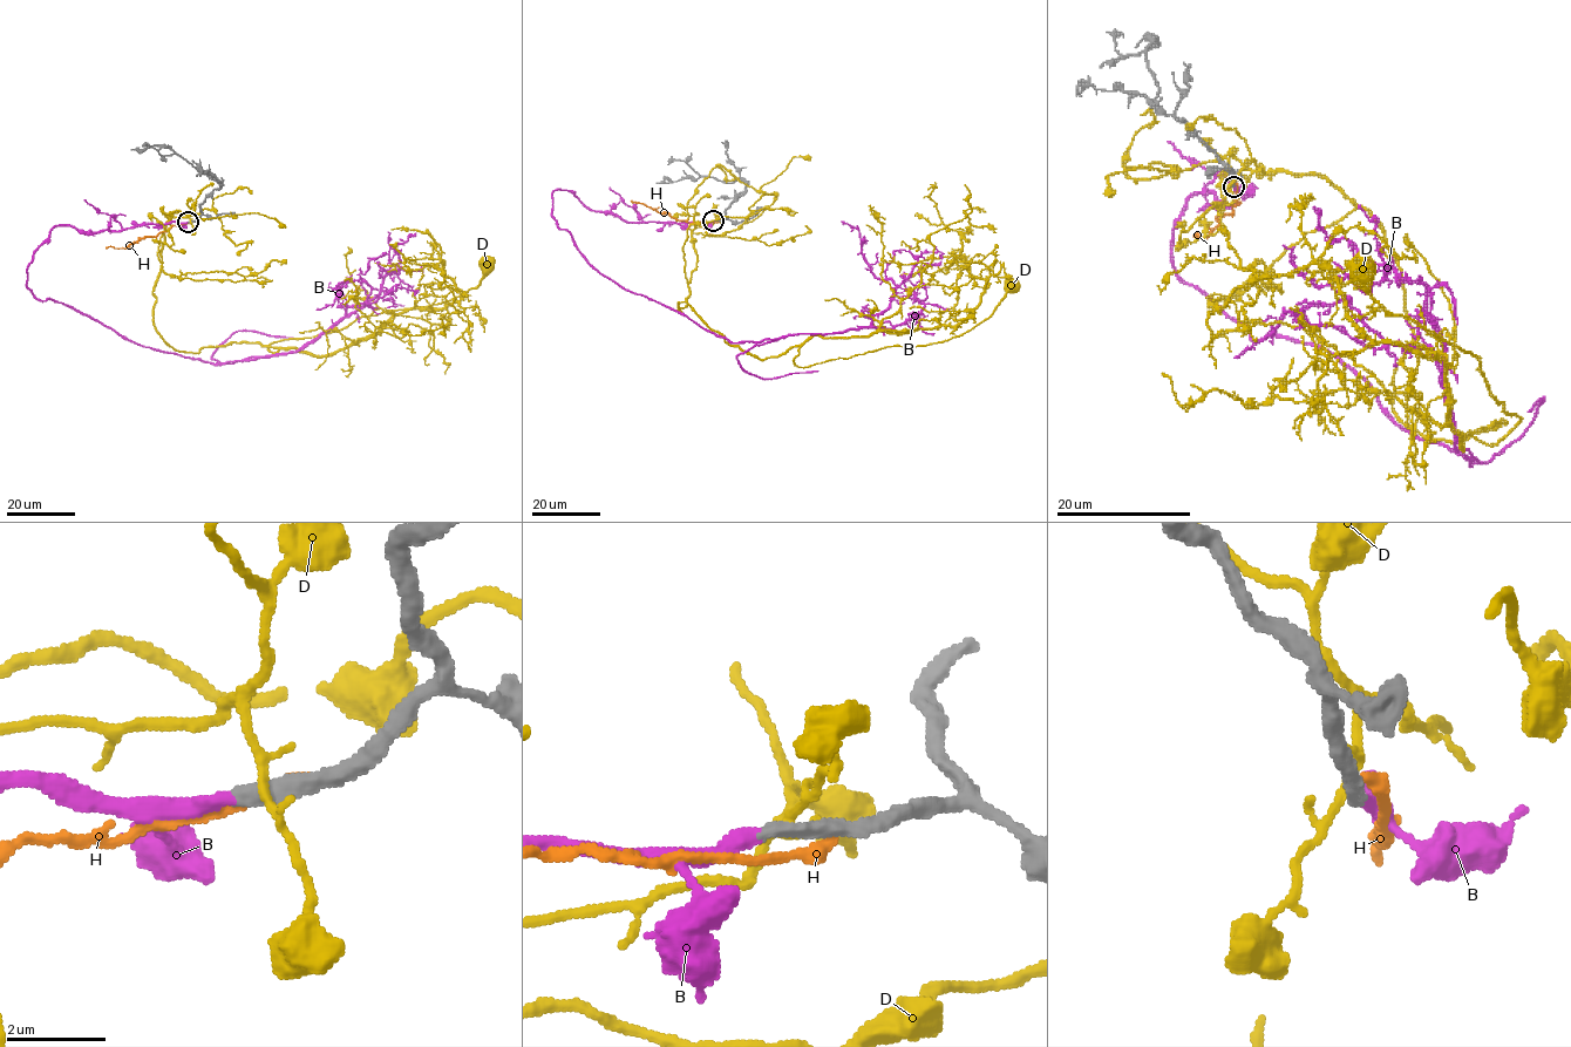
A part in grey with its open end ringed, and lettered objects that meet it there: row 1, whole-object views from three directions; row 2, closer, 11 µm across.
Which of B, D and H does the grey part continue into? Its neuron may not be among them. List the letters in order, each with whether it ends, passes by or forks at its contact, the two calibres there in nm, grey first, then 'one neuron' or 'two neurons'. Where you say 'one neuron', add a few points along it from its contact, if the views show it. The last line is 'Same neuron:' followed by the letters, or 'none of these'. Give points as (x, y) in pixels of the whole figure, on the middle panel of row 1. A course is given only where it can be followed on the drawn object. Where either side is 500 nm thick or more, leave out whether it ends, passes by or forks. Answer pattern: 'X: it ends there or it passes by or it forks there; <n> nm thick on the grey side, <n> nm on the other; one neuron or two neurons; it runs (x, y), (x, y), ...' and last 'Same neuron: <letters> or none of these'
B: it ends there; 320 nm thick on the grey side, 320 nm on the other; one neuron; it runs (714, 221), (625, 222), (552, 194), (602, 274), (733, 342), (859, 330), (888, 308), (896, 285), (841, 221)
D: it forks there; 440 nm thick on the grey side, 140 nm on the other; two neurons
H: it ends there; 320 nm thick on the grey side, 300 nm on the other; two neurons
Same neuron: B

